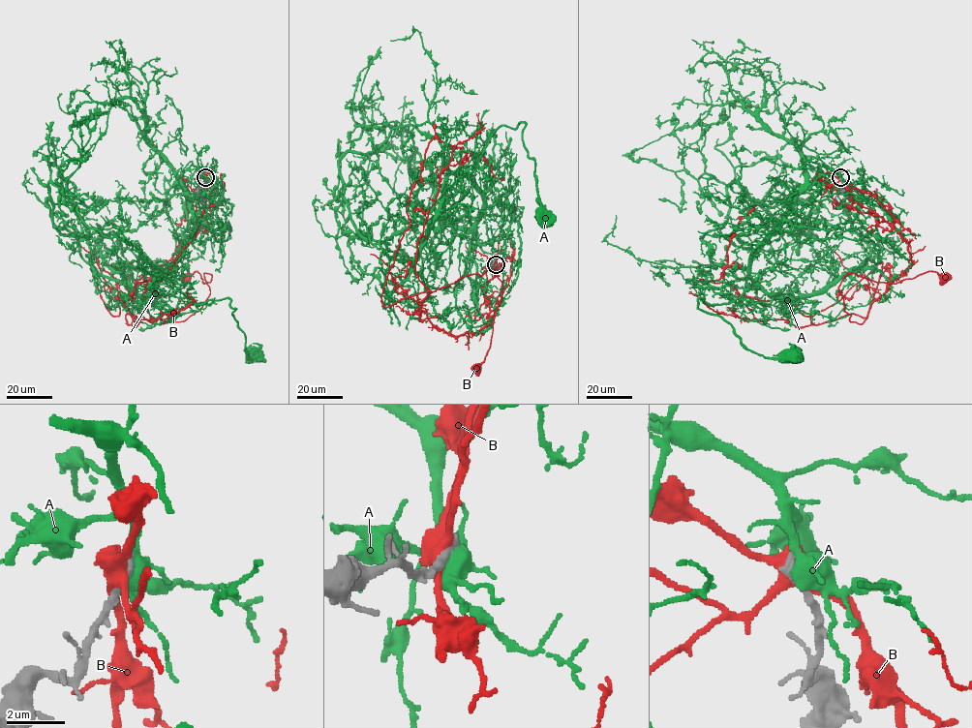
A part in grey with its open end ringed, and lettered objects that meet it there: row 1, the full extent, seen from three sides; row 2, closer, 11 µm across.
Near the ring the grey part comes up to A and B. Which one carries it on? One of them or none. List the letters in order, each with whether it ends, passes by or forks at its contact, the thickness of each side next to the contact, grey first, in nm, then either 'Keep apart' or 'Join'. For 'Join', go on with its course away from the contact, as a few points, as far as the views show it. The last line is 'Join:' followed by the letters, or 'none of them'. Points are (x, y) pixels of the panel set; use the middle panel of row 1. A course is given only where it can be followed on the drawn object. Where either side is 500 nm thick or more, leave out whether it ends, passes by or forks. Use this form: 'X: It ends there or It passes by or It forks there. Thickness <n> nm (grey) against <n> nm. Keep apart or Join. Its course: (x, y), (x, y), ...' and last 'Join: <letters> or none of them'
A: It forks there. Thickness 340 nm (grey) against 440 nm. Join. Its course: (496, 264), (470, 243), (483, 197), (453, 171), (476, 164), (501, 126), (525, 123), (543, 219)
B: It forks there. Thickness 360 nm (grey) against 440 nm. Keep apart
Join: A

